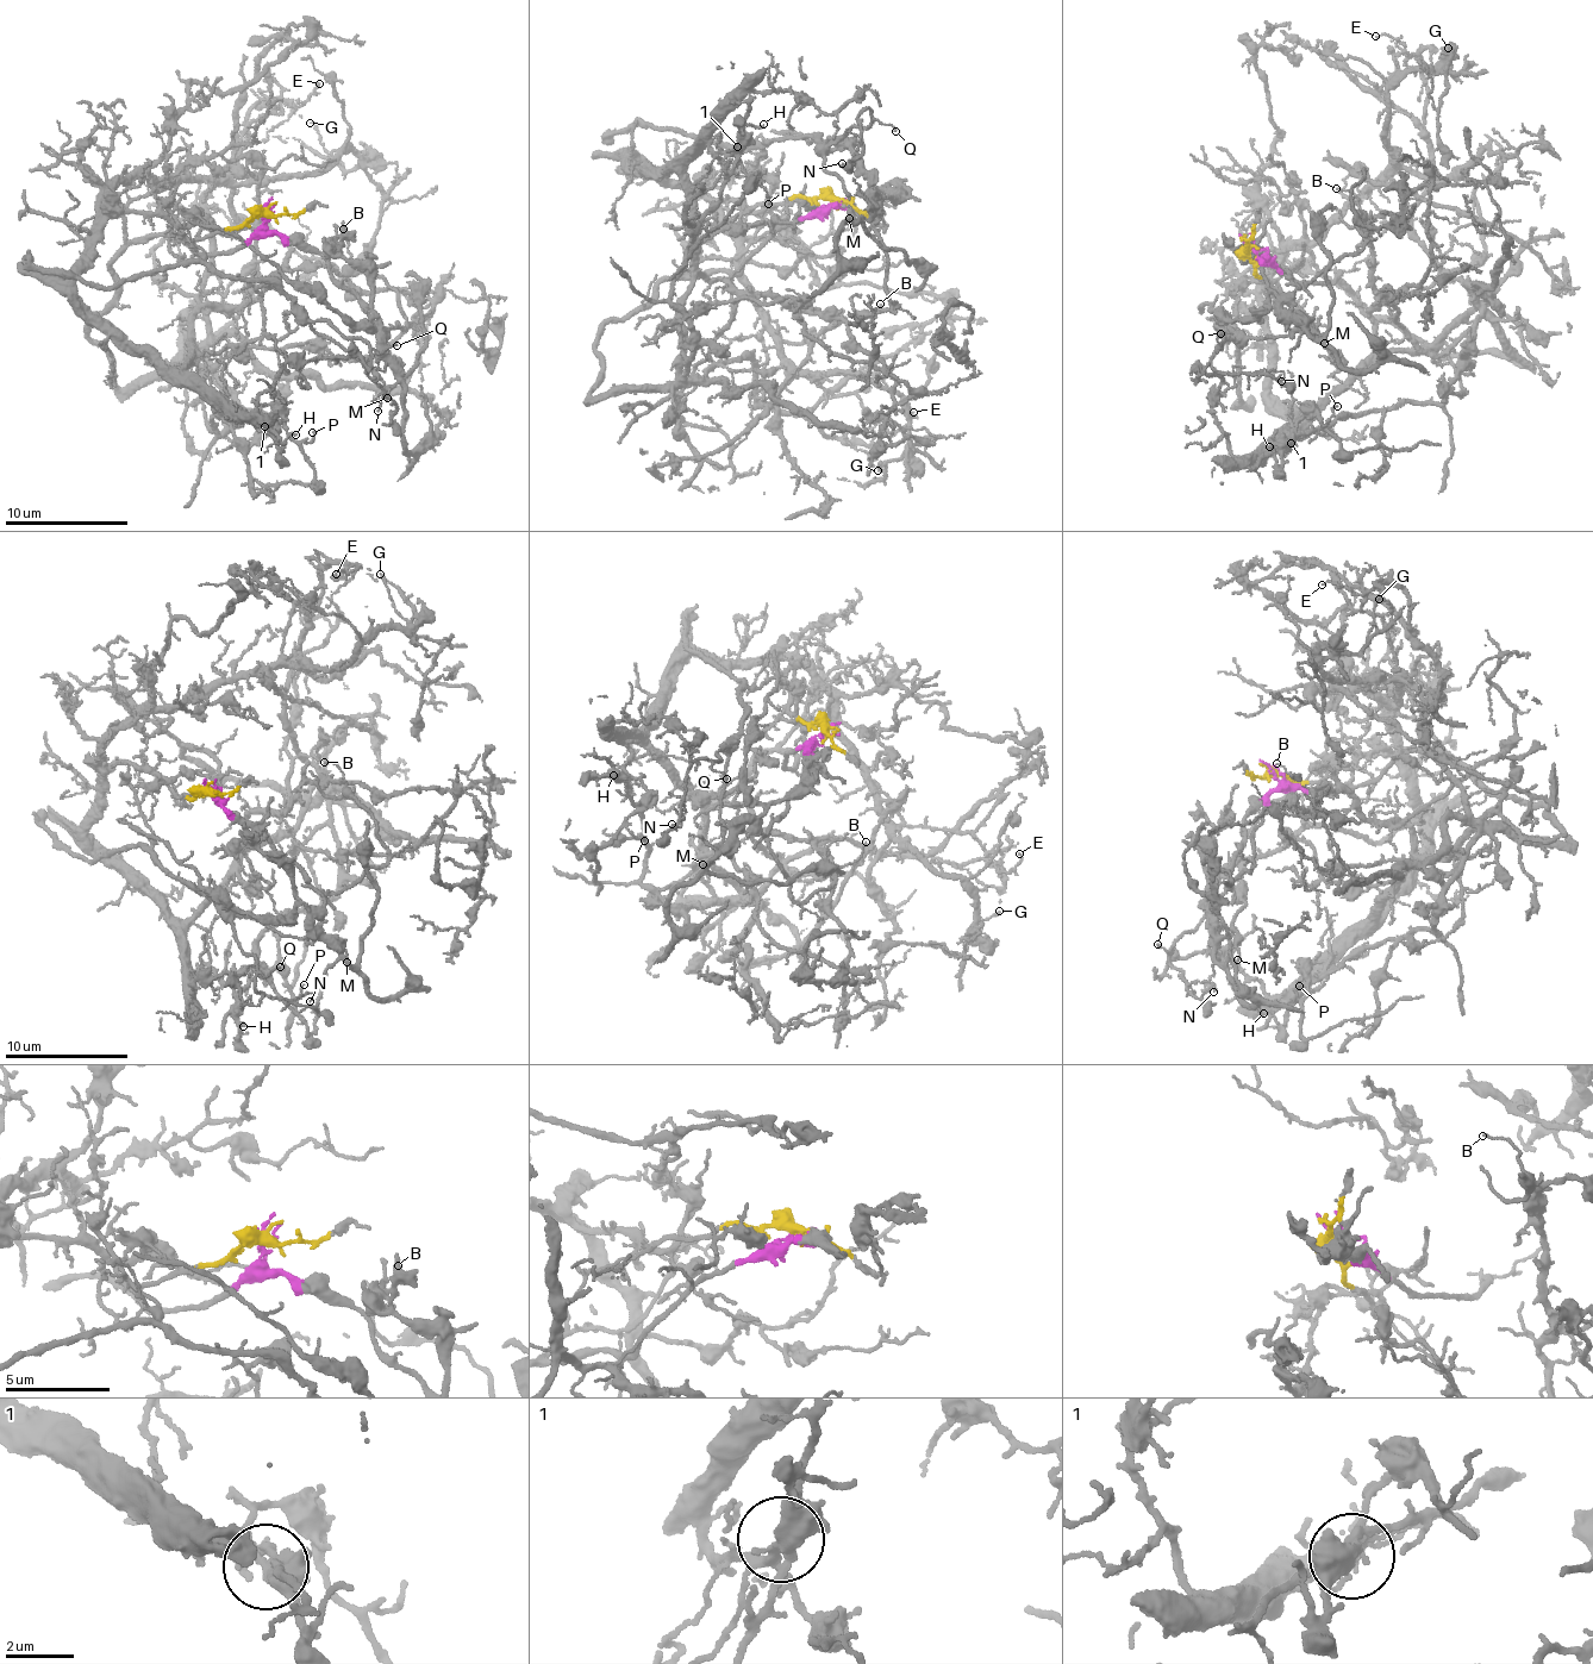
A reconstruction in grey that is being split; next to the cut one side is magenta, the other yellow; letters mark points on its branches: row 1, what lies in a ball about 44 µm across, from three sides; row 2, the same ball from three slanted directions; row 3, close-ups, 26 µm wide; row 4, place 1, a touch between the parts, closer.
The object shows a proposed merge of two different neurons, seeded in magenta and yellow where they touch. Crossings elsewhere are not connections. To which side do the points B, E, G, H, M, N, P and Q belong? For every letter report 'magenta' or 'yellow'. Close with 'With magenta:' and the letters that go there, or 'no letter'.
B: magenta
E: magenta
G: yellow
H: yellow
M: magenta
N: magenta
P: yellow
Q: magenta
With magenta: B, E, M, N, Q

